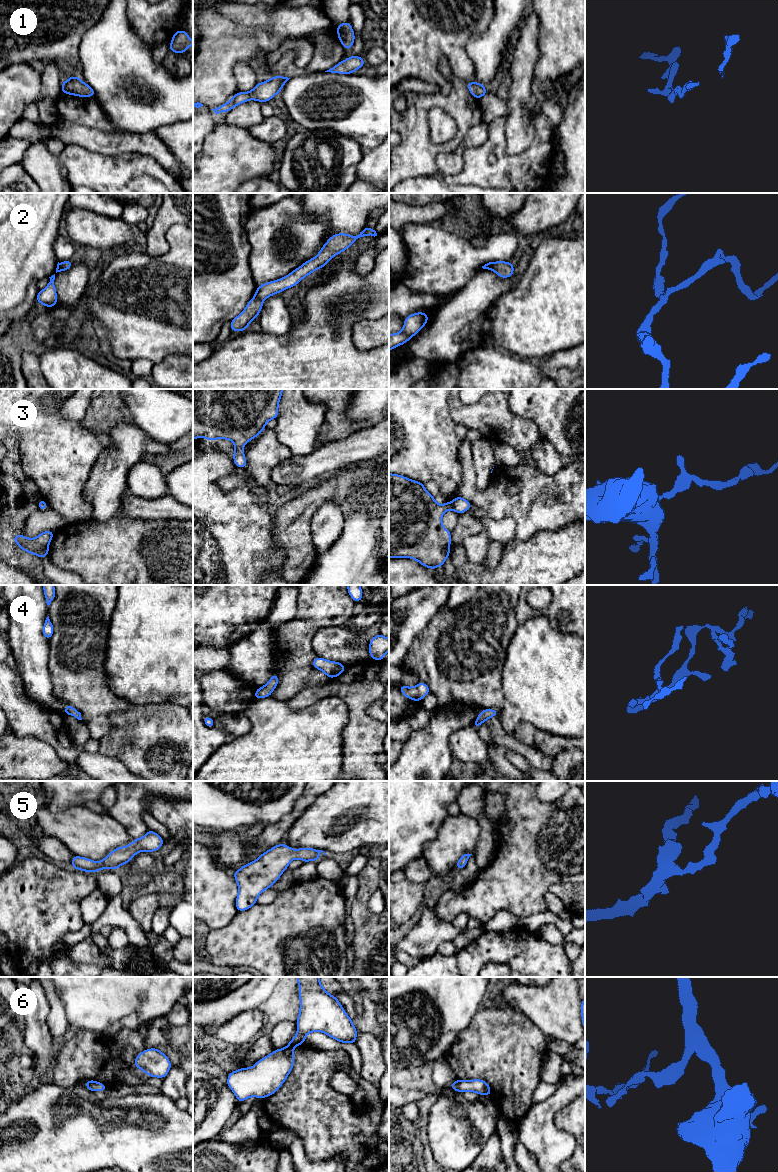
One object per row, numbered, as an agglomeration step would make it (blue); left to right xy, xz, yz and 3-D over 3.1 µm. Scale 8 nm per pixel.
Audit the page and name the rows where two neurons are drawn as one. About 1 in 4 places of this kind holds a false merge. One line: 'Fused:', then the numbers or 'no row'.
Fused: 2

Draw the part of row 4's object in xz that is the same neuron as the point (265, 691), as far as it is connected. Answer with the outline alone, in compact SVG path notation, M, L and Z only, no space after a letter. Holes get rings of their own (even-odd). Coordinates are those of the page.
M274 673L264 686L255 690L254 699L262 699L271 696L278 683L279 677L276 673Z

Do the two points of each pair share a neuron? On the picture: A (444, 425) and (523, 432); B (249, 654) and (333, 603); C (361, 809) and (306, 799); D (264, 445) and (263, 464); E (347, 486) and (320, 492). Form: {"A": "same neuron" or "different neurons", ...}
{"A": "different neurons", "B": "different neurons", "C": "different neurons", "D": "same neuron", "E": "same neuron"}

